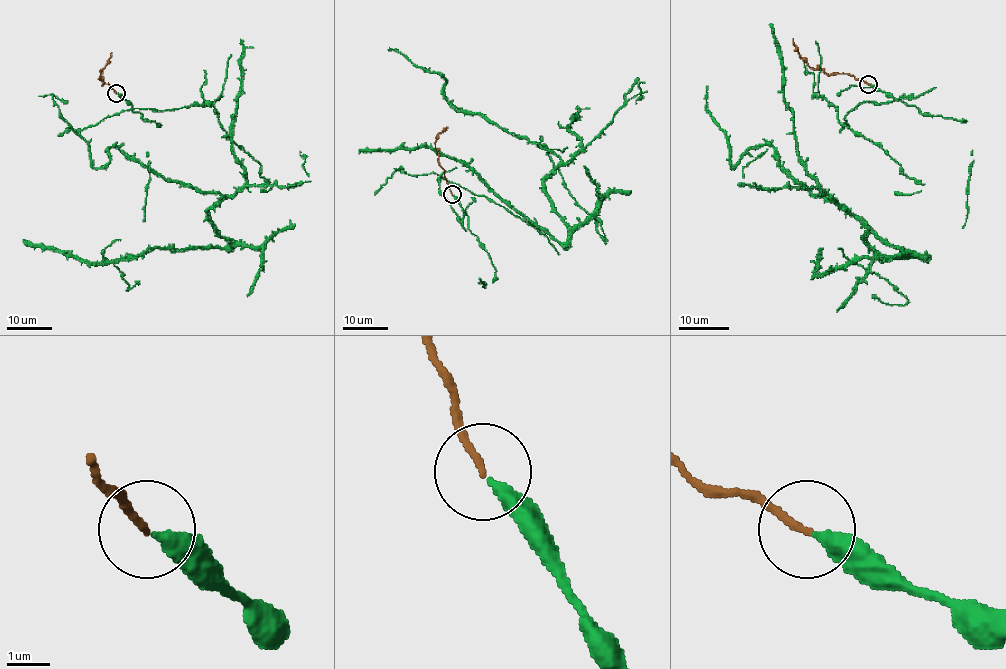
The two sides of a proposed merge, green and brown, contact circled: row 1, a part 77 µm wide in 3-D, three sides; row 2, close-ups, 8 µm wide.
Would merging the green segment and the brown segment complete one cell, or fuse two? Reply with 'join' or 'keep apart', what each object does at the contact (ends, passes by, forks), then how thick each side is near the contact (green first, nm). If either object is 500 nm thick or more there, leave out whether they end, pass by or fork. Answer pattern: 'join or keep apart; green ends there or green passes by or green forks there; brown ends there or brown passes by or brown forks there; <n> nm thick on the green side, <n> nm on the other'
join; green ends there; brown ends there; 360 nm thick on the green side, 160 nm on the other

